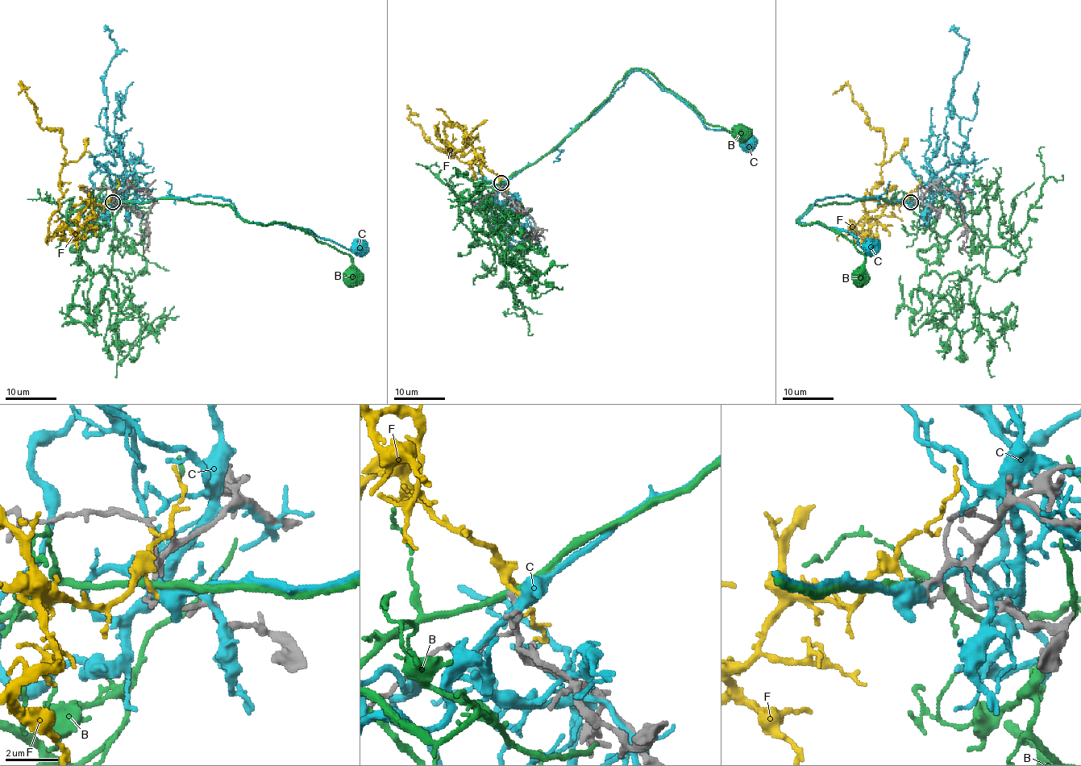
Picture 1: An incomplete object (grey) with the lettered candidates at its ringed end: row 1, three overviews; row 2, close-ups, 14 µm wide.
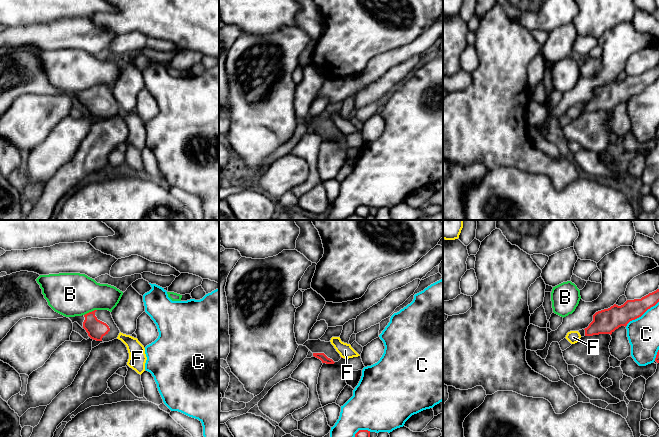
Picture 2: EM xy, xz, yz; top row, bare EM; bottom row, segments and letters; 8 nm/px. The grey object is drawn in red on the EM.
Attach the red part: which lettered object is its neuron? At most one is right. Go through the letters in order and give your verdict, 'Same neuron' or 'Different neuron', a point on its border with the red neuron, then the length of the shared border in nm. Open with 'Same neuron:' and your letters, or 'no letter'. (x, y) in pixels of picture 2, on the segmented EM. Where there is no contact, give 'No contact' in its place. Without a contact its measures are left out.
Same neuron: no letter
B: Different neuron. Touches red at xy (90, 312). Shared border 120 nm
C: Different neuron. Touches red at yz (641, 315). Shared border 340 nm
F: Different neuron. No contact

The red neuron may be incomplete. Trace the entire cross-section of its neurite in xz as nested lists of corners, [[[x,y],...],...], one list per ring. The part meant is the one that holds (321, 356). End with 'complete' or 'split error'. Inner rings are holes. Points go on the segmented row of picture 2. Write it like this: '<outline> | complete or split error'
[[[307,340],[303,346],[306,346],[313,356],[320,359],[322,363],[334,364],[341,359],[340,354],[336,351],[331,342],[318,340]]] | split error

